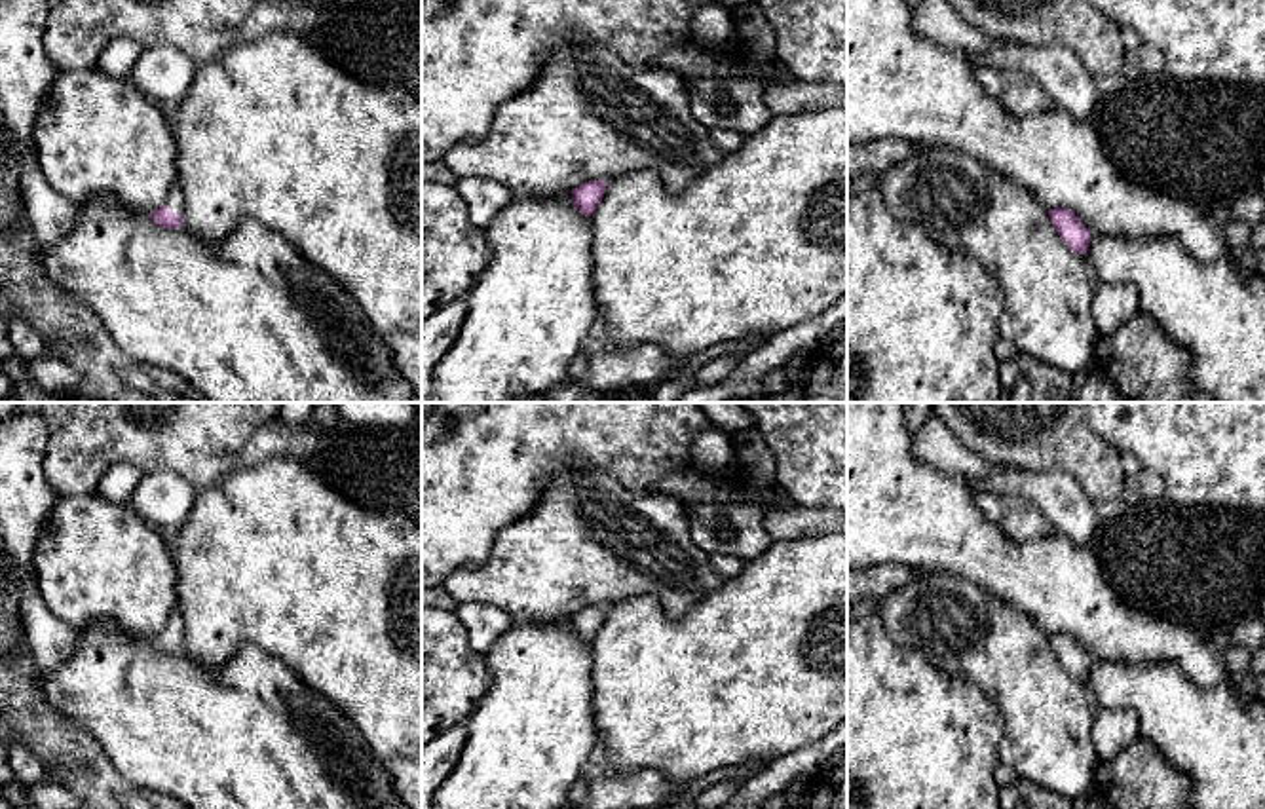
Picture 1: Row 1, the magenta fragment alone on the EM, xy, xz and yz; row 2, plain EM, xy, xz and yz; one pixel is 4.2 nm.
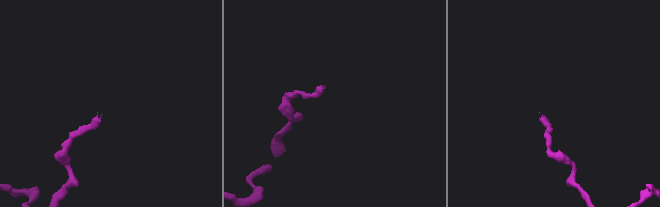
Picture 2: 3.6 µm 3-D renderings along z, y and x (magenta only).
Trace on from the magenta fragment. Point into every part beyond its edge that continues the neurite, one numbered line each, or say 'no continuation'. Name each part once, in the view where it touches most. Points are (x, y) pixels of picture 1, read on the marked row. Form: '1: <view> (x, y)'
1: xy (175, 200)

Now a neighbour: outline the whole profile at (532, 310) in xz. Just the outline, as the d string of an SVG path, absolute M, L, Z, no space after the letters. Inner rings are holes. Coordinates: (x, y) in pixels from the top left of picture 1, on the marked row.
M572 194L513 198L482 230L490 262L467 289L467 315L452 348L433 368L433 403L541 403L541 397L568 380L568 363L591 349L598 334L593 283L593 234Z

